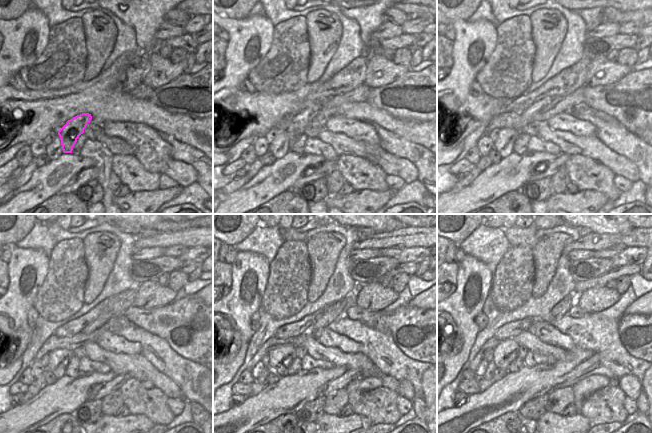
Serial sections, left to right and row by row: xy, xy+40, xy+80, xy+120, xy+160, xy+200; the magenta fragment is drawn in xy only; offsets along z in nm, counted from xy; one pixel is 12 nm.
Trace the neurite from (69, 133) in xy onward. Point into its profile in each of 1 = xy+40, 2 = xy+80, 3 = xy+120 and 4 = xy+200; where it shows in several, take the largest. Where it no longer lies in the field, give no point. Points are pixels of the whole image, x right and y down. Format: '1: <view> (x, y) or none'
1: xy+40 (306, 116)
2: xy+80 (528, 114)
3: xy+120 (99, 323)
4: xy+200 (560, 309)

